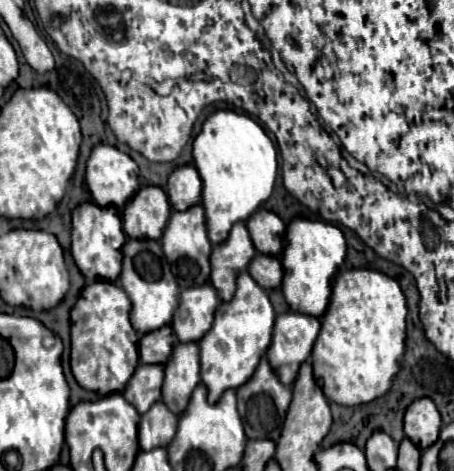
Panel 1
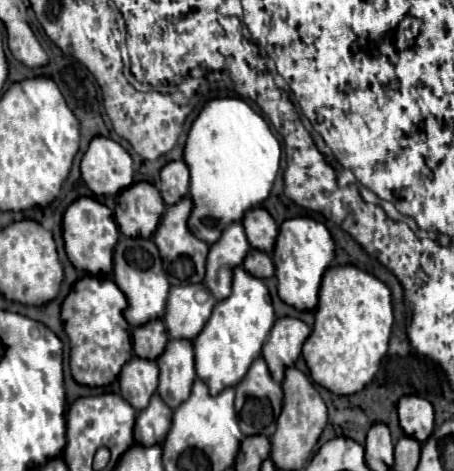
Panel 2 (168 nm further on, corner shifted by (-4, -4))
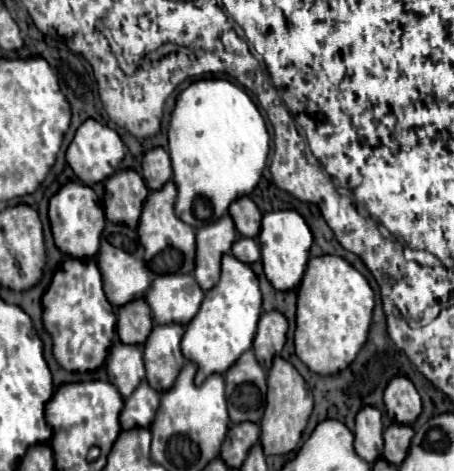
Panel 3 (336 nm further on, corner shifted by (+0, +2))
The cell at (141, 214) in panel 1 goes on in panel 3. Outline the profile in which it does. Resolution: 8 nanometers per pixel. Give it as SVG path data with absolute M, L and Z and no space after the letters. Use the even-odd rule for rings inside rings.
M133 169L117 171L115 177L109 177L105 183L103 207L107 221L131 225L131 229L135 229L147 195L149 189L137 171Z

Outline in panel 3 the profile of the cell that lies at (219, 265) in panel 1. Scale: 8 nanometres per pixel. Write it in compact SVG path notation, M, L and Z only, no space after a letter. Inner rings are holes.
M223 215L211 225L197 229L197 259L195 279L203 291L213 289L221 277L221 257L231 251L237 241L237 229L229 215Z

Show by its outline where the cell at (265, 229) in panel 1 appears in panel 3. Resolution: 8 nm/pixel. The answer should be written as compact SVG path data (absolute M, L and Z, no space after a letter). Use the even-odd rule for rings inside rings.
M239 197L239 201L231 203L229 215L235 221L235 229L243 237L257 237L261 231L261 213L257 205L249 197Z

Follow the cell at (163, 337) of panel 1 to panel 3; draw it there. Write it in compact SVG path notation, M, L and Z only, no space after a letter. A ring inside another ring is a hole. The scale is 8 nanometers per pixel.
M131 301L127 309L117 311L117 335L127 345L143 345L153 329L147 301Z

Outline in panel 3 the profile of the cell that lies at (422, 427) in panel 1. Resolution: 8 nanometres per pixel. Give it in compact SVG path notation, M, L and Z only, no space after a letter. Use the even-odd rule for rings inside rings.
M395 377L395 381L387 385L385 407L391 421L401 425L413 425L423 409L417 389L405 377Z

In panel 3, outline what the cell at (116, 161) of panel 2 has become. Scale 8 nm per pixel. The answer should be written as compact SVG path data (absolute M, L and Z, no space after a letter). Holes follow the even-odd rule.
M87 119L75 133L73 143L67 149L67 163L71 165L71 169L75 171L75 175L85 183L85 185L95 185L95 183L103 183L107 181L119 167L119 163L123 161L123 153L125 147L119 139L119 135L109 129L107 125L95 121L95 119Z

